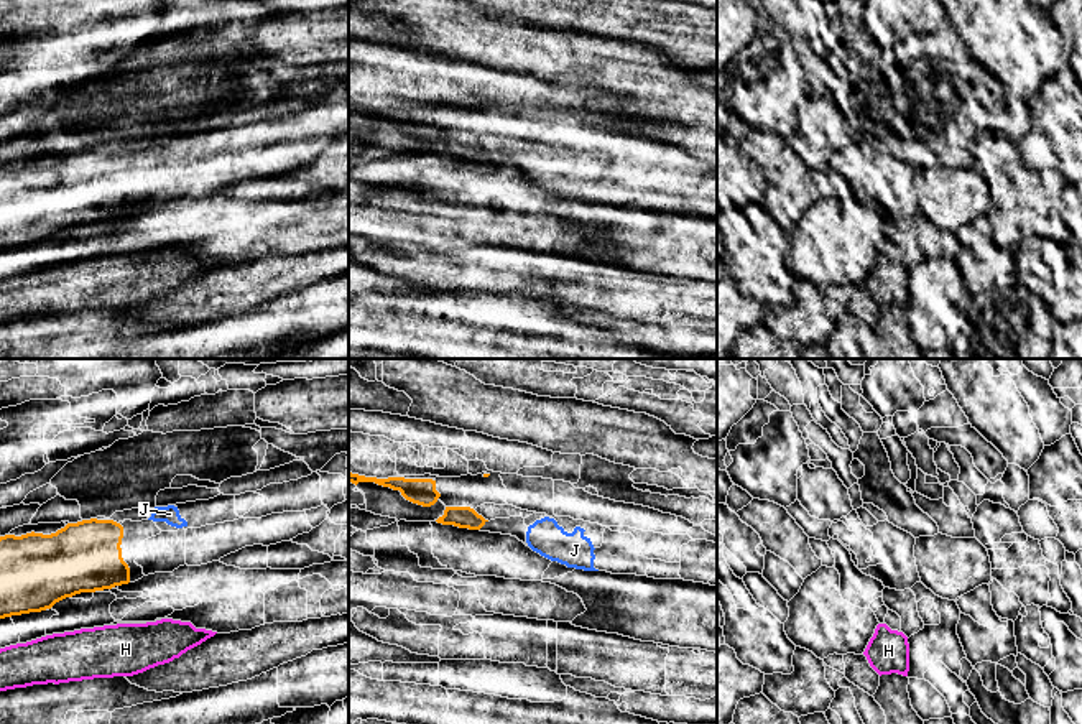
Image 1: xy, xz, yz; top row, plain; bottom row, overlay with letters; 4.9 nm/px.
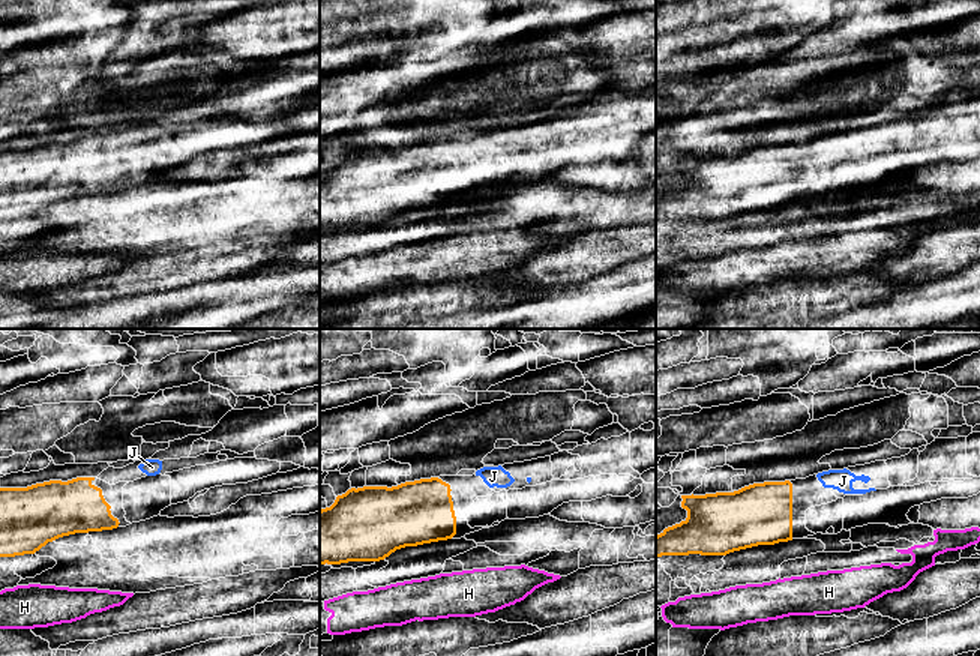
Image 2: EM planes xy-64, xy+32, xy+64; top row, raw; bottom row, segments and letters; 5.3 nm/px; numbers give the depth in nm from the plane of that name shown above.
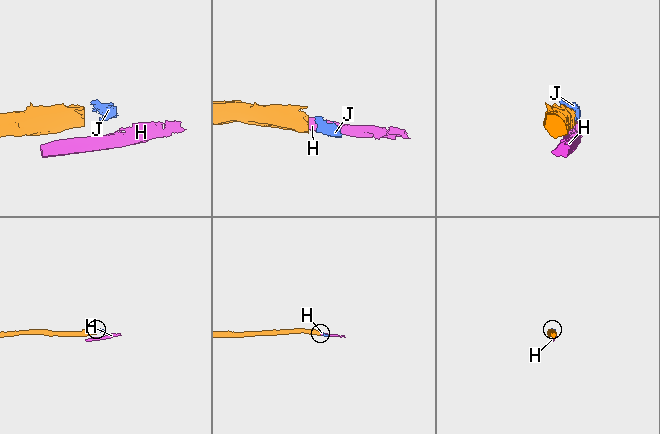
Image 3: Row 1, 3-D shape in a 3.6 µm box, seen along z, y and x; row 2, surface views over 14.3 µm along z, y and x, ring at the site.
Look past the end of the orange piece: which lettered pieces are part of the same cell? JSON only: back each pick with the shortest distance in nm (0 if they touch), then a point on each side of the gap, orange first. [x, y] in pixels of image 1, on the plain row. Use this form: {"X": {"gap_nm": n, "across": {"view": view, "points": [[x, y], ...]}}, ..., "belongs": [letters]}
{"J": {"gap_nm": 130, "across": {"view": "xy", "points": [[122, 158], [148, 150]]}}, "belongs": ["J"]}

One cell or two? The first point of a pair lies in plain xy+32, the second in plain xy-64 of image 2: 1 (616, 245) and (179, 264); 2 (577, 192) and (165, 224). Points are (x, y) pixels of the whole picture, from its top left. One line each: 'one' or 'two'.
1: one
2: one

